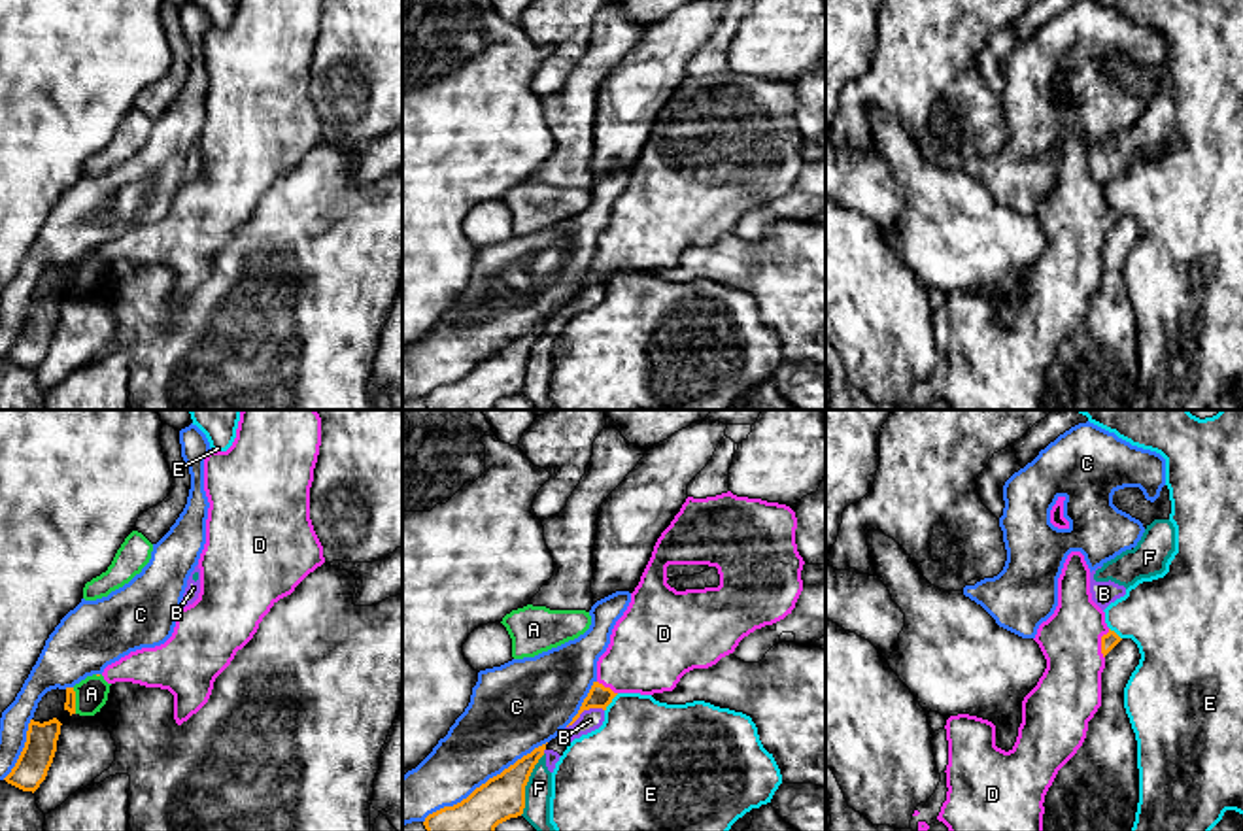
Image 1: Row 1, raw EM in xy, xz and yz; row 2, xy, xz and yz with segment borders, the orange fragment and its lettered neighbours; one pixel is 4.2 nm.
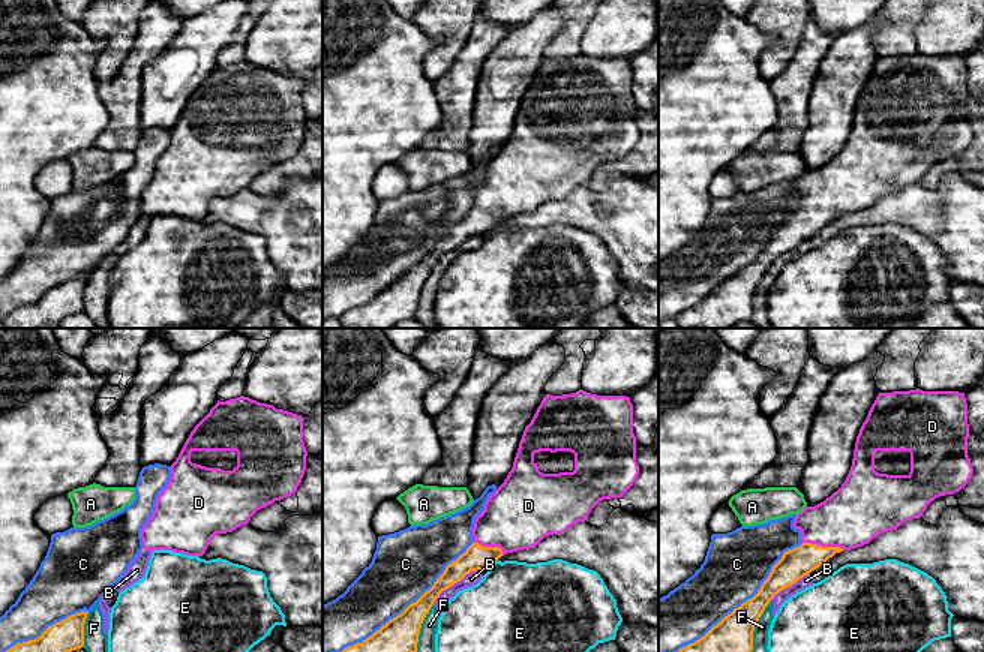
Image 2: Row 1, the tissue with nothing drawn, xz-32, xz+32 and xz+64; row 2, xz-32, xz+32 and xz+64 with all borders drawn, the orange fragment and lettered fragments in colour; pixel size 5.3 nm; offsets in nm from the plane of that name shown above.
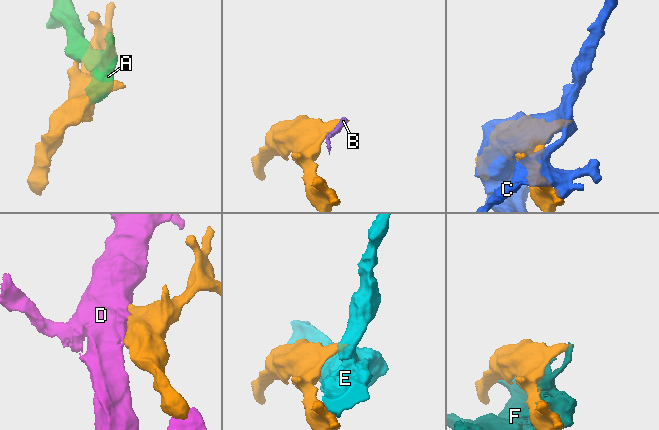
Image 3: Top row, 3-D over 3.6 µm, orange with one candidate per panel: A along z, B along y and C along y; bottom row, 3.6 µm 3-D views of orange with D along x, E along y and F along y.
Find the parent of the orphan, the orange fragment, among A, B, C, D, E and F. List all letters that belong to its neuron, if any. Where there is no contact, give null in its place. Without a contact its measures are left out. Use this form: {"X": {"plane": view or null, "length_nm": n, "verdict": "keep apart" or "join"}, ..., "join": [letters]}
{"A": {"plane": "xy", "length_nm": 110, "verdict": "keep apart"}, "B": {"plane": "xz", "length_nm": 180, "verdict": "keep apart"}, "C": {"plane": "xz", "length_nm": 650, "verdict": "keep apart"}, "D": {"plane": "yz", "length_nm": 130, "verdict": "join"}, "E": {"plane": "xz", "length_nm": 100, "verdict": "keep apart"}, "F": {"plane": "xz", "length_nm": 280, "verdict": "keep apart"}, "join": ["D"]}

